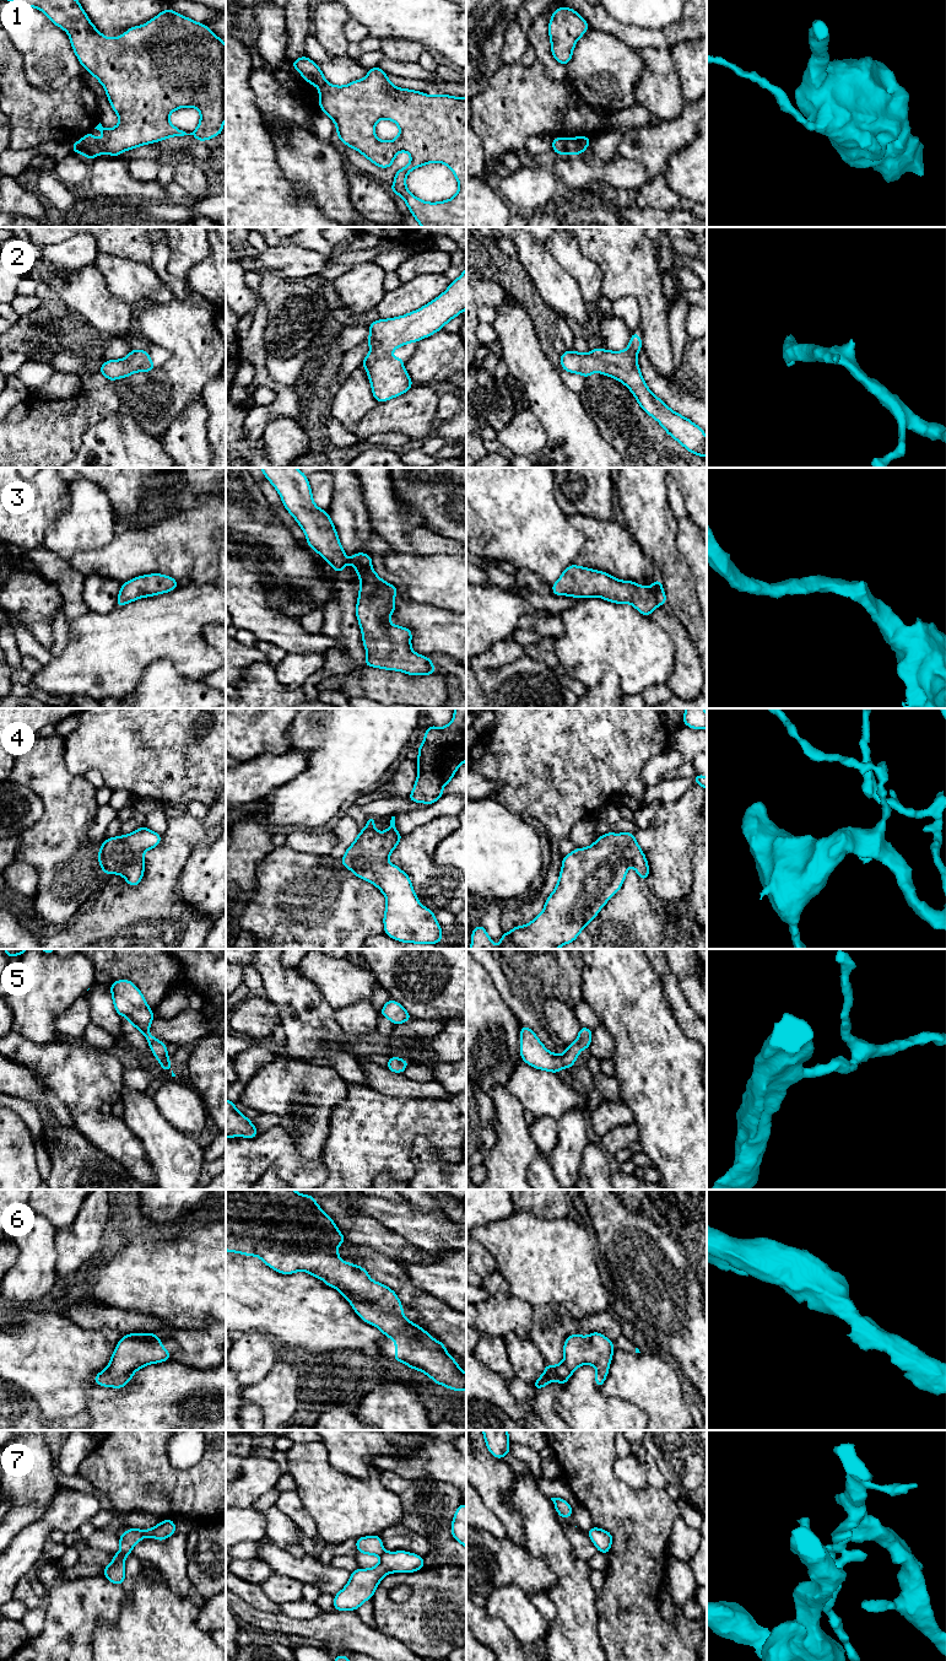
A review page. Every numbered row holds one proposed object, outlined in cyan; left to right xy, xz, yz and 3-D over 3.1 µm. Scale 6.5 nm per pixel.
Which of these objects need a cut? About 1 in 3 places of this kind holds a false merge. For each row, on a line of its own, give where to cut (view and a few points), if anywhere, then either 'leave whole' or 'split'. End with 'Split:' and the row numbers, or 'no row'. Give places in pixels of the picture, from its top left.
1: yz (565, 139), (567, 152) | split
2: no cut | leave whole
3: no cut | leave whole
4: no cut | leave whole
5: no cut | leave whole
6: no cut | leave whole
7: xy (141, 1531), (142, 1537) | split
Split: 1, 7

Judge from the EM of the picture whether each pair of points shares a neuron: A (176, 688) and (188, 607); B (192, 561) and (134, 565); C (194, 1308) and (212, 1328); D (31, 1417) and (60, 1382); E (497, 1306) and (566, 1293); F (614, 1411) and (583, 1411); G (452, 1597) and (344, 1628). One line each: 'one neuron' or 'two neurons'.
A: two neurons
B: one neuron
C: two neurons
D: two neurons
E: two neurons
F: one neuron
G: two neurons

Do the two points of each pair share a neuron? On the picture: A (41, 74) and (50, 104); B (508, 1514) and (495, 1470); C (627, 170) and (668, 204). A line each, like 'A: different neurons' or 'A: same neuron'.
A: different neurons
B: same neuron
C: different neurons

